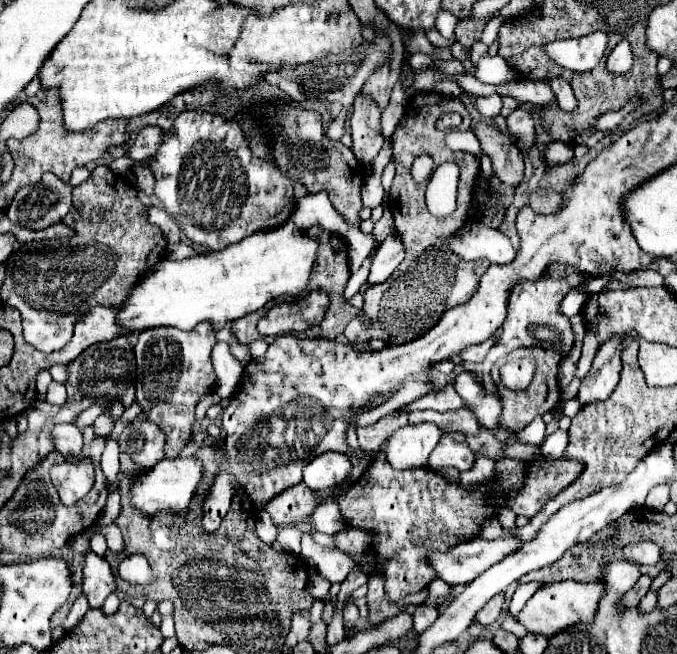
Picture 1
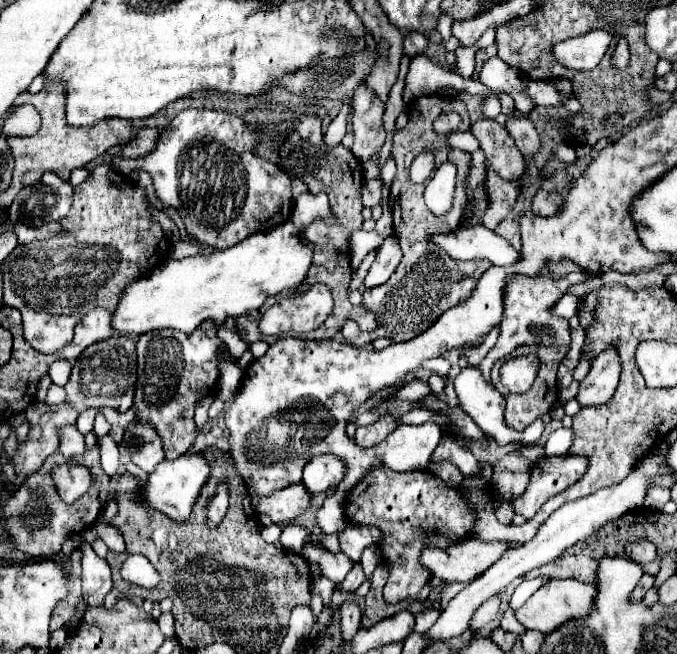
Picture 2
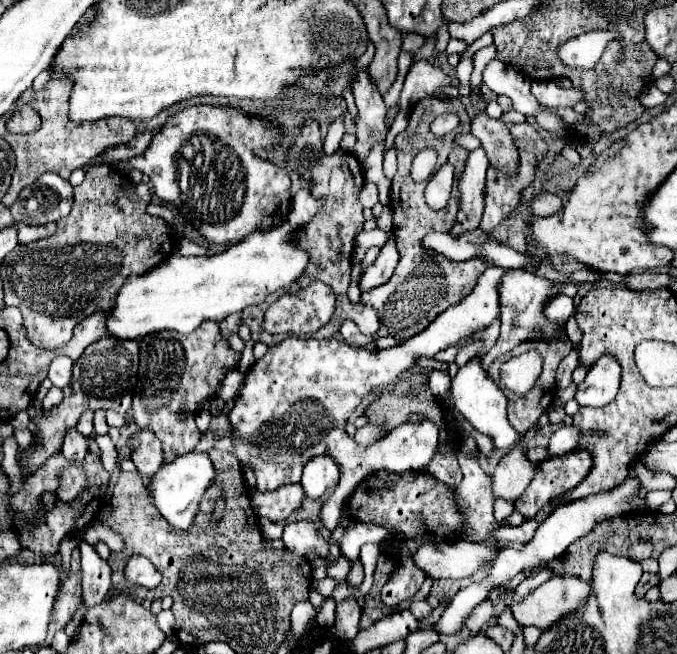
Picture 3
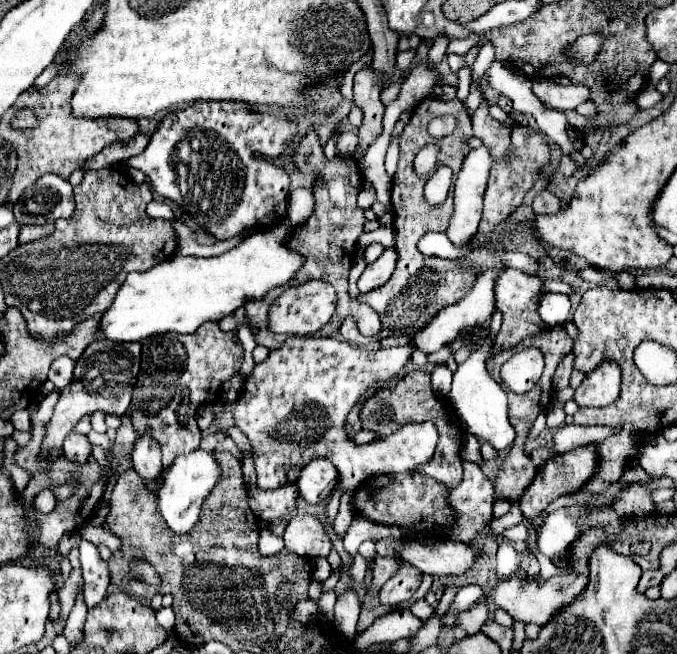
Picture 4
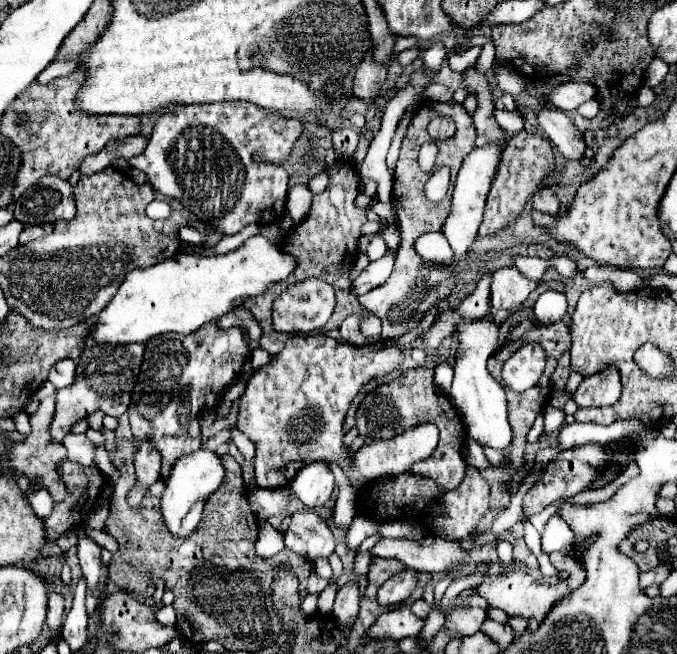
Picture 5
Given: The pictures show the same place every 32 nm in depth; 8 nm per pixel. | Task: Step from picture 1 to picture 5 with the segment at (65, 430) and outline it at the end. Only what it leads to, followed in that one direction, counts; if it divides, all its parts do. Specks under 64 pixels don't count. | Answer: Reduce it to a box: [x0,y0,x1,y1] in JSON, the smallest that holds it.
[66,434,96,466]

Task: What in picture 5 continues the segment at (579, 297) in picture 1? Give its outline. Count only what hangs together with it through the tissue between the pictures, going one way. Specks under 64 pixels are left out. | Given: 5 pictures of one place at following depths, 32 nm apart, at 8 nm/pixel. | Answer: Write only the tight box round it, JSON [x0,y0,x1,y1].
[534,290,566,324]

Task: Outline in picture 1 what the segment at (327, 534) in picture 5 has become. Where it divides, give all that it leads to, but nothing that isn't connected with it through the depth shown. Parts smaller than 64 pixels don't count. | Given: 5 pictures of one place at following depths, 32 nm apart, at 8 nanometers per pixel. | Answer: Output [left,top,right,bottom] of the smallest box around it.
[278,526,301,555]

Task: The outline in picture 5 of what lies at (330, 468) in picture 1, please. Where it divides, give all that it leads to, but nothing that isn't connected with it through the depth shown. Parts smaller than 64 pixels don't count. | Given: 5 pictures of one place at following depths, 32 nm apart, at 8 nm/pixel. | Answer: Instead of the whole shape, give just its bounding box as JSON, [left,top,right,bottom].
[288,462,334,508]

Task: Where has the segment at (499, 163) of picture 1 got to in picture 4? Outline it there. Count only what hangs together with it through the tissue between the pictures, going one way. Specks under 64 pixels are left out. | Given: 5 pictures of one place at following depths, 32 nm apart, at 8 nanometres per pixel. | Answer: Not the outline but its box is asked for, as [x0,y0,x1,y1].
[472,94,510,158]

